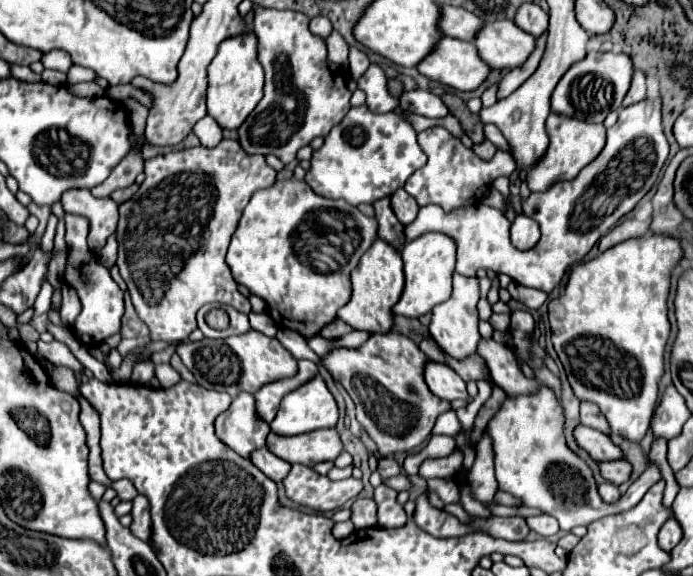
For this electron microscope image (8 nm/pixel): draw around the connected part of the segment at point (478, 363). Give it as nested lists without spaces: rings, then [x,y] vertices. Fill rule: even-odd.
[[[475,354],[475,358],[471,358],[471,362],[455,362],[453,358],[447,358],[449,366],[465,380],[481,380],[481,366],[485,366],[485,360],[481,360],[479,354]]]

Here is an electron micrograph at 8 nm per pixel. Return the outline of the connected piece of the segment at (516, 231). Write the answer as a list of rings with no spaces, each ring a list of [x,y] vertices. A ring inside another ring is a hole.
[[[517,214],[517,218],[511,224],[511,244],[519,250],[529,250],[539,242],[539,224],[535,224],[525,214]]]

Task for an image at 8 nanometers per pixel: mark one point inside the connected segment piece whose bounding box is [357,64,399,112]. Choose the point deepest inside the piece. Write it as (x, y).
(374, 83)

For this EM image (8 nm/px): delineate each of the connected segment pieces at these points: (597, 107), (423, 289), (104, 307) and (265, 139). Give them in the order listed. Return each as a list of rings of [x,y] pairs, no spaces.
[[[587,52],[587,56],[575,62],[551,96],[551,112],[575,120],[583,120],[587,124],[599,124],[611,110],[617,110],[629,90],[633,76],[633,64],[627,54],[611,54],[611,52]]]
[[[427,232],[405,244],[401,258],[405,264],[405,288],[399,302],[393,306],[395,314],[419,318],[433,310],[435,304],[441,304],[451,296],[451,276],[455,272],[455,240],[441,232]]]
[[[67,214],[67,236],[65,236],[65,240],[67,240],[67,266],[63,272],[63,282],[69,284],[81,300],[81,312],[79,312],[77,320],[73,322],[75,336],[83,344],[93,346],[93,344],[99,344],[113,334],[119,334],[121,318],[125,312],[125,302],[123,302],[123,292],[109,276],[109,270],[99,262],[97,254],[89,250],[87,234],[89,234],[87,218],[79,216],[79,214]]]
[[[255,6],[253,32],[259,40],[257,58],[265,70],[265,96],[249,114],[247,122],[237,130],[239,144],[247,154],[273,154],[283,164],[289,164],[295,160],[295,154],[301,146],[307,146],[317,136],[325,136],[331,126],[335,126],[335,122],[339,122],[351,108],[351,90],[345,84],[343,68],[327,60],[325,42],[321,38],[313,38],[313,34],[307,30],[307,22],[309,18],[303,12],[277,12],[273,8]]]

